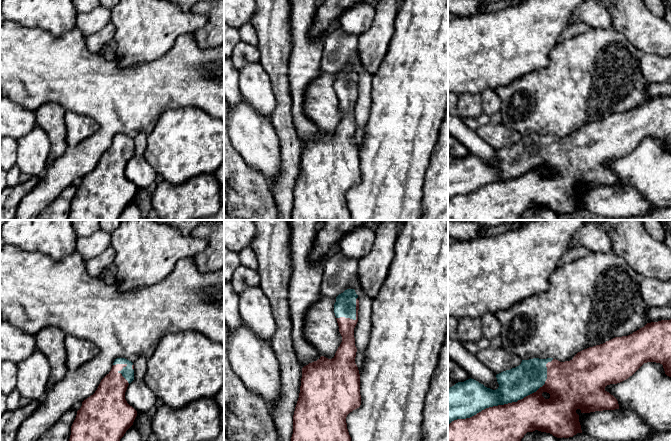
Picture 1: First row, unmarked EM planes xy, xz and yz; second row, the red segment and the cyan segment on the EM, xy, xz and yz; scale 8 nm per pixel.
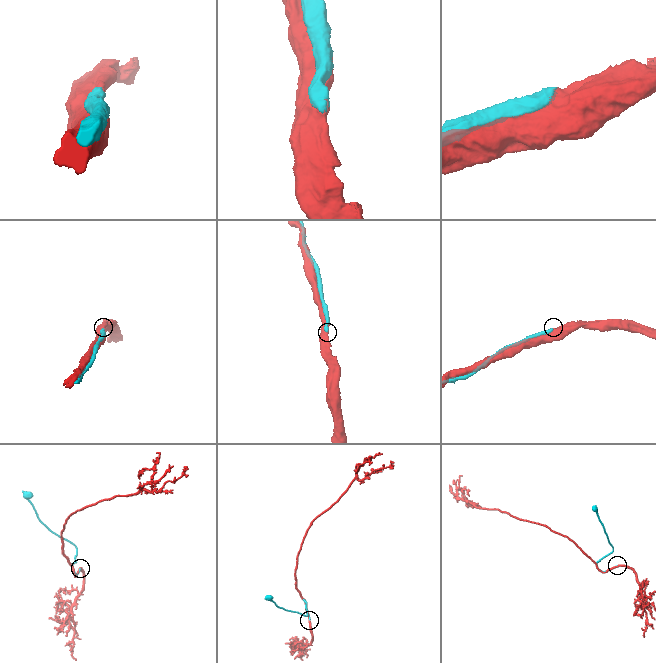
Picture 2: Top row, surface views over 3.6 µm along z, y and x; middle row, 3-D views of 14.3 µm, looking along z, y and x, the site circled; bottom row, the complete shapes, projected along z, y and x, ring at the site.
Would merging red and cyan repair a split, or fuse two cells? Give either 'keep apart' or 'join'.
join

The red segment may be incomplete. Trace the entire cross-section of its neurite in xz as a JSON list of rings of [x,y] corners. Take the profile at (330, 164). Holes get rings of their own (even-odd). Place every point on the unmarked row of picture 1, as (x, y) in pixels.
[[[354,65],[336,73],[334,89],[342,118],[332,135],[321,132],[302,144],[291,220],[352,220],[346,193],[361,181],[354,114],[358,86]]]

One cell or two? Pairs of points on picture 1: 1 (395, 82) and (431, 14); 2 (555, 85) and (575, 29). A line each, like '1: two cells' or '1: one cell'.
1: one cell
2: two cells

